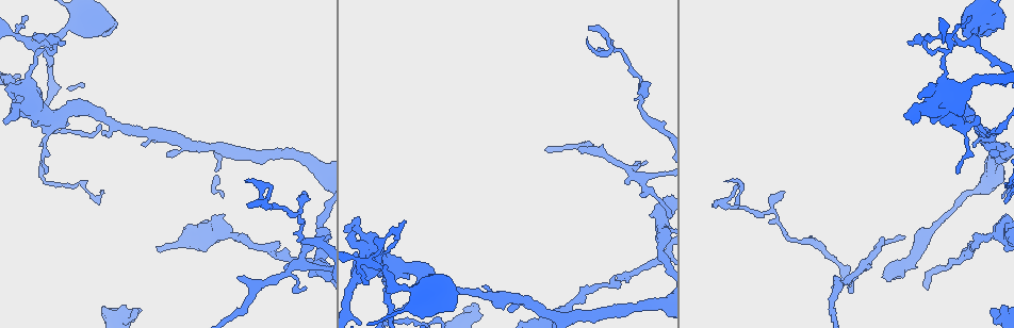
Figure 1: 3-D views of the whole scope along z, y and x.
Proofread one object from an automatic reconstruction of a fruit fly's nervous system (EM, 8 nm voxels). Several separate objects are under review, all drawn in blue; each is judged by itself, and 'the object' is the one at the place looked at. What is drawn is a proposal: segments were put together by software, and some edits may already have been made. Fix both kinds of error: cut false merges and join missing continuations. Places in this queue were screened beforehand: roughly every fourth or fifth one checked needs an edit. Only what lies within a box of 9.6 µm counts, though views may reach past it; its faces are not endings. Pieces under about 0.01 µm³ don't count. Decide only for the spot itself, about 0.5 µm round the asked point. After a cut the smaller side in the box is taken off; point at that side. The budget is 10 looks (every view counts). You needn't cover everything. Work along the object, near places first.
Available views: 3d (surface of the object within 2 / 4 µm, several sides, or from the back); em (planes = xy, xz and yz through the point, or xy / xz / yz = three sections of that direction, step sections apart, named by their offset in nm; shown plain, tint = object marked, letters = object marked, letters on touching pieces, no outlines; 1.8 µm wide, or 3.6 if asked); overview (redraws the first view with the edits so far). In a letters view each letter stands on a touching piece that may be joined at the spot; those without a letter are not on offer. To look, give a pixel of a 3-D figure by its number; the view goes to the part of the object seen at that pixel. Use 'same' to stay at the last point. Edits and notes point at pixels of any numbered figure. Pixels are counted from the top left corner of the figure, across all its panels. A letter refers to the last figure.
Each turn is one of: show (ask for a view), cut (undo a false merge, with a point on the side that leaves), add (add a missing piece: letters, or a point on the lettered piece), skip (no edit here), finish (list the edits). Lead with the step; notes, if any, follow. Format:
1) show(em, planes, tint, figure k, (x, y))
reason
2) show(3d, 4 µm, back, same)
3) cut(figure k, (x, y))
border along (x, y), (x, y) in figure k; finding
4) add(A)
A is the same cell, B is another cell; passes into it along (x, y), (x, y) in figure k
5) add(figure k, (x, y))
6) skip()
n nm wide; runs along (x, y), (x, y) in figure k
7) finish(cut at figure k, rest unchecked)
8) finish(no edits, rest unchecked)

show(em, planes, letters, figure 1, (645, 162))
free end

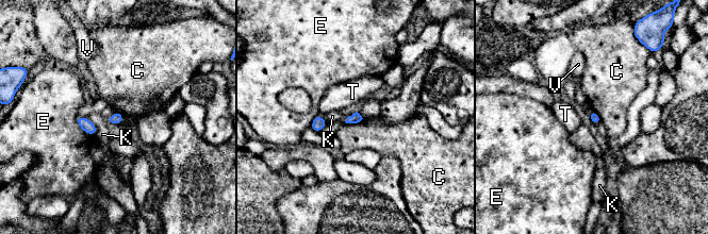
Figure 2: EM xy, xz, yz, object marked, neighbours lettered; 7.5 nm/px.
skip()
C, E, K, T and V are other cells; border along (362, 118), (357, 122), (345, 122) in figure 2; none of them fits

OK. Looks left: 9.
show(3d, 4 µm, back, figure 1, (613, 44))
a fork

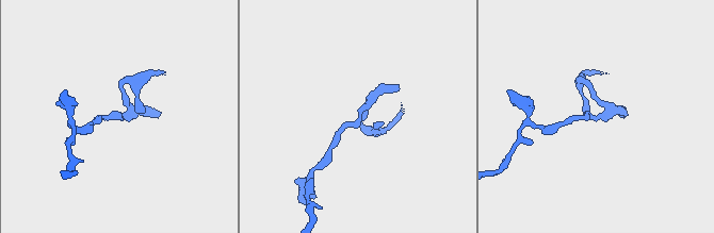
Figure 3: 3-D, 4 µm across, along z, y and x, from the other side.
show(em, planes, plain, figure 3, (595, 117))
now the EM

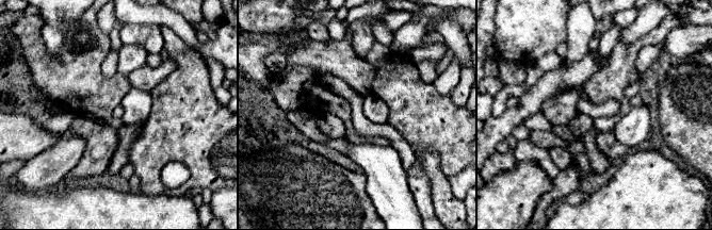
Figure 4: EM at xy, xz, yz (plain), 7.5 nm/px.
show(em, planes, letters, same)

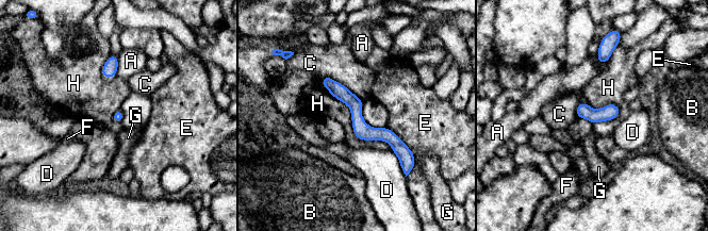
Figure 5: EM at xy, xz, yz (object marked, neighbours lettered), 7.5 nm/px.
skip()
80 nm wide; A, B, C, D, E, F, G and H are other cells; one cell here

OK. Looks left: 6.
show(em, xy, step 8, plain, figure 1, (579, 147))
branch stops here

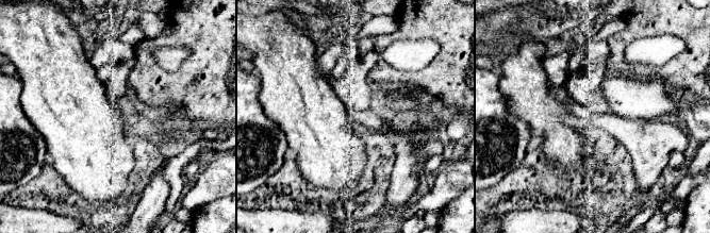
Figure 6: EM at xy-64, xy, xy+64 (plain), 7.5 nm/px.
show(em, xy, step 8, letters, same)

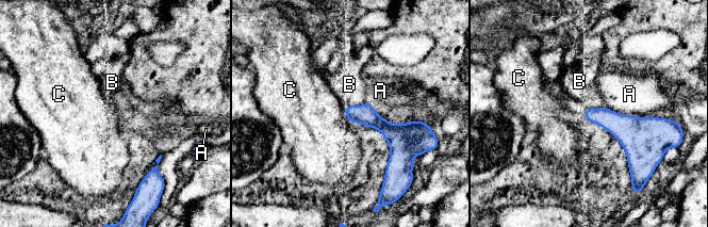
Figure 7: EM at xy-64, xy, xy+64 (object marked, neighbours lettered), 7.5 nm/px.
skip()
A, B and C are other cells; border along (343, 108), (344, 114), (349, 120) in figure 7; no lettered piece goes on from it

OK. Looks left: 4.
show(em, planes, tint, figure 1, (993, 311))

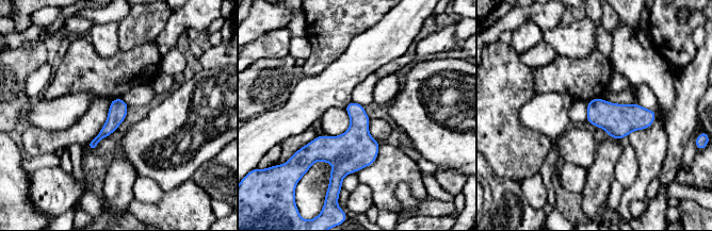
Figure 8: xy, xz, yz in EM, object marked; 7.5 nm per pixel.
show(em, planes, letters, same)
what lies round it

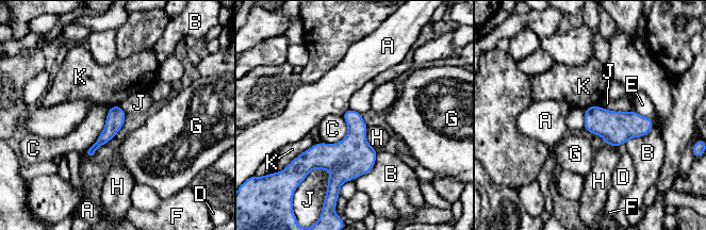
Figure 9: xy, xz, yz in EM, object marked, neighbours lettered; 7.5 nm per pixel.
skip()
B touches over 300 nm; A, B, C, D, E, F, G, H, J and K are other cells; runs along (117, 109), (111, 130), (88, 154) in figure 9; no lettered piece goes on from it

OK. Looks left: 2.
finish(no edits, rest unchecked)

